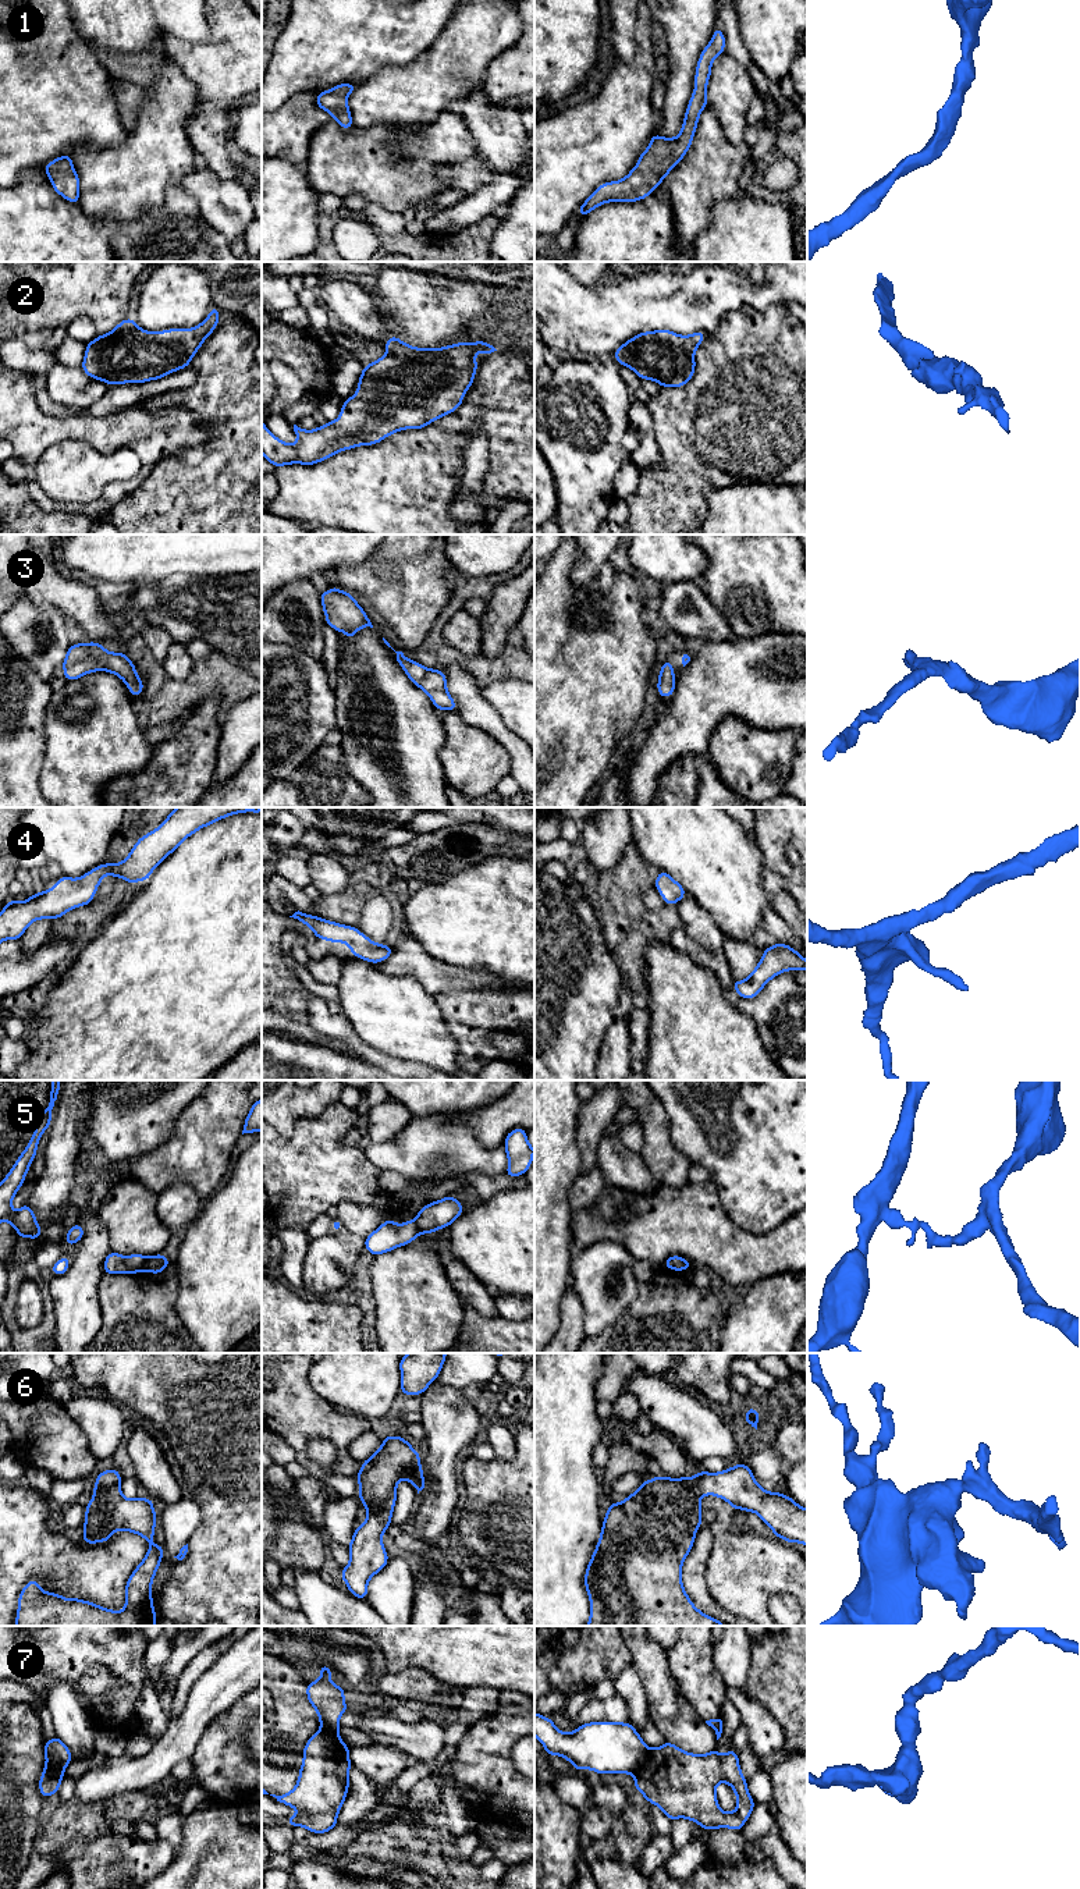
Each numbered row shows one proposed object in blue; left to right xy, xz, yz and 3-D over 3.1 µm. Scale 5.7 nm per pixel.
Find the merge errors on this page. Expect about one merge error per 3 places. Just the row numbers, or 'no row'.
5, 7

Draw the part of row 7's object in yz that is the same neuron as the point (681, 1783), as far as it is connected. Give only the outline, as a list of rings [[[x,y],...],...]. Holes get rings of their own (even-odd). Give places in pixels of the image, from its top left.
[[[665,1741],[649,1750],[647,1760],[633,1776],[635,1789],[660,1807],[671,1822],[686,1818],[708,1832],[717,1828],[740,1832],[756,1805],[739,1757],[731,1747],[725,1755],[717,1748],[697,1755]],[[721,1782],[728,1783],[736,1794],[733,1812],[724,1812],[718,1805],[715,1786]]]

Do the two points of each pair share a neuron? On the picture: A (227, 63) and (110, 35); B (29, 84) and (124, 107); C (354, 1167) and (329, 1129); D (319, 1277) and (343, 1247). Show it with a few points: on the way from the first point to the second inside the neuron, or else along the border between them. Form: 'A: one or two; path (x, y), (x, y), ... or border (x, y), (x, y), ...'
A: two; border (160, 43), (166, 36), (176, 36), (194, 43)
B: two; border (112, 80), (117, 117), (127, 131)
C: one; path (344, 1157), (329, 1139)
D: one; path (326, 1268), (329, 1259), (334, 1256)

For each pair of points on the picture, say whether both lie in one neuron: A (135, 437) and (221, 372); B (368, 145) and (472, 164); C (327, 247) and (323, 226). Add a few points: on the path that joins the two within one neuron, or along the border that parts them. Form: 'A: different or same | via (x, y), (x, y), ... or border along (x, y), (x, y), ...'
A: different | border along (142, 407), (151, 412), (187, 408), (202, 426)
B: different | border along (476, 151), (455, 163), (440, 163), (434, 174)
C: same | via (324, 241), (324, 231)

